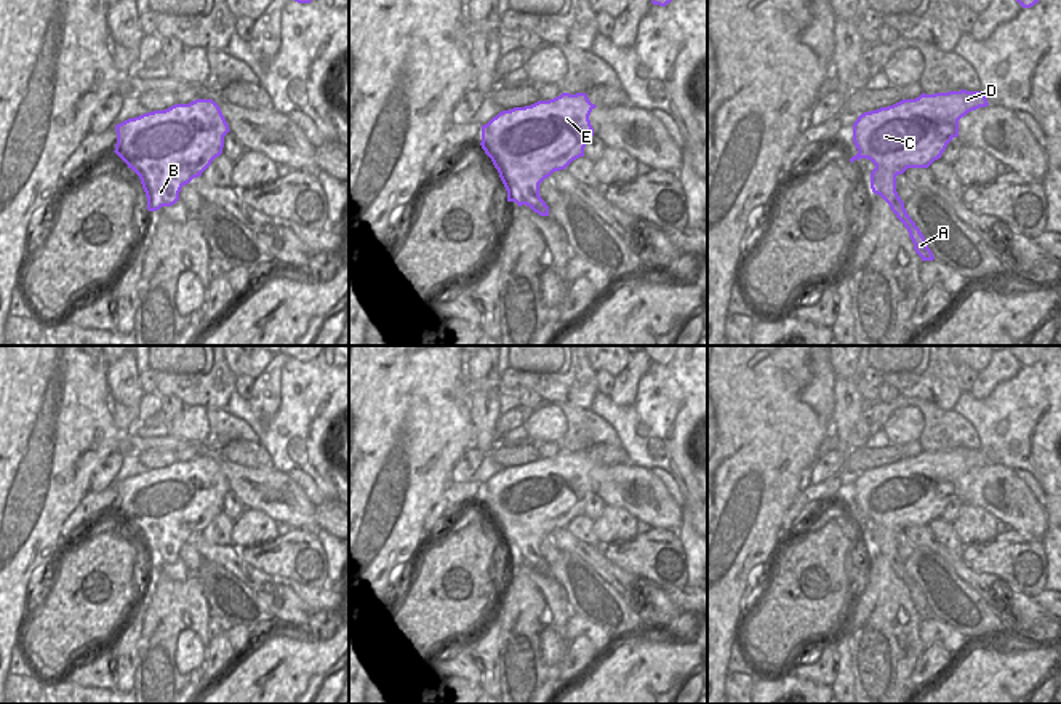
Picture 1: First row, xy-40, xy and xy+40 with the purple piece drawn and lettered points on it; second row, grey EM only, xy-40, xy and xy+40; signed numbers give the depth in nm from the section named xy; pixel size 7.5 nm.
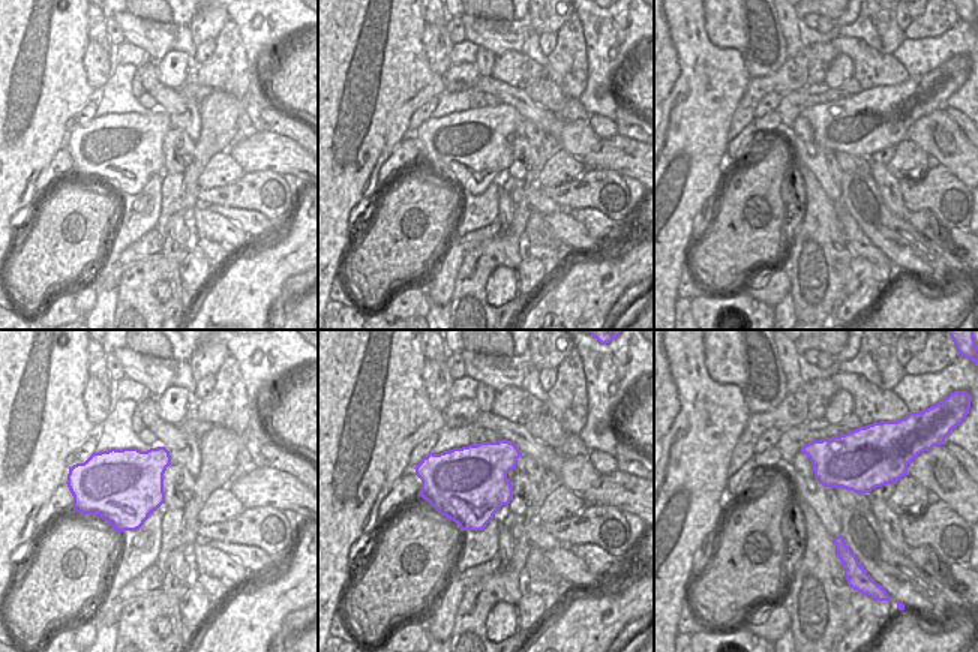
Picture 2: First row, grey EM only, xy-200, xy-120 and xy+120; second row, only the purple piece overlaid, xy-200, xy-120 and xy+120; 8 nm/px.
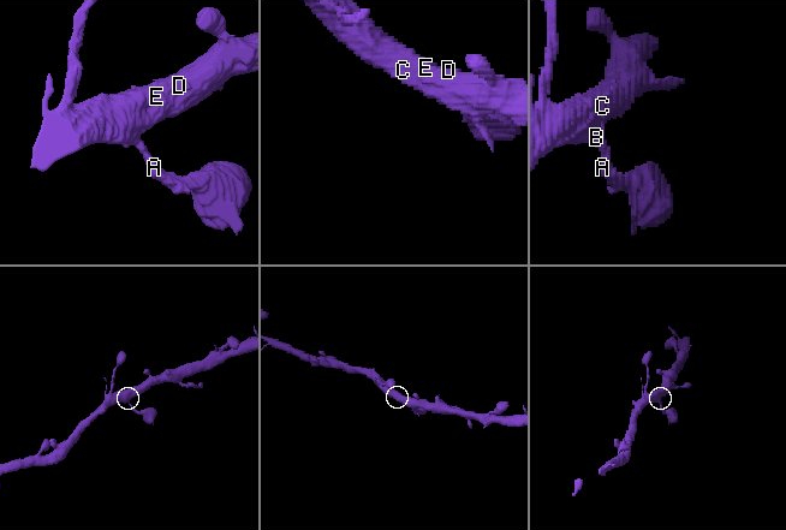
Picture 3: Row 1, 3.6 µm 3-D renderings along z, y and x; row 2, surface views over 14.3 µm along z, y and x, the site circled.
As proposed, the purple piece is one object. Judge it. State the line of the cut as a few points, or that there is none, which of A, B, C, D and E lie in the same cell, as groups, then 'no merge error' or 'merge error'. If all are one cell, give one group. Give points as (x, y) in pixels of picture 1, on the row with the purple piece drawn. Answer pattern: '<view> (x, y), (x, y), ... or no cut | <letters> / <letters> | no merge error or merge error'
no cut | A B C D E | no merge error

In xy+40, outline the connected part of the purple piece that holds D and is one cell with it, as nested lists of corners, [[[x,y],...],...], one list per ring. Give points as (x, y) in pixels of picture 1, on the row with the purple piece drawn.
[[[983,91],[922,93],[915,99],[903,99],[893,106],[864,112],[853,123],[853,142],[858,154],[850,162],[867,158],[875,165],[871,173],[871,189],[890,205],[891,211],[904,224],[922,261],[933,261],[935,256],[896,192],[896,176],[907,168],[928,168],[935,160],[941,158],[947,144],[959,136],[959,120],[968,112],[986,106],[989,102]]]

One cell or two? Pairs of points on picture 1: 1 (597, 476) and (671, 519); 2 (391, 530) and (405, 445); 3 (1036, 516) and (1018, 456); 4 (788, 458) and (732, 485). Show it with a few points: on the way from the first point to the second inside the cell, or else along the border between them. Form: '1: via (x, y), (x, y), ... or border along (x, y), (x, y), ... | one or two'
1: via (615, 492), (636, 508), (653, 508) | one
2: via (391, 509), (391, 477), (397, 466) | one
3: border along (989, 463), (999, 463), (1013, 471) | two
4: via (773, 458), (746, 482) | one

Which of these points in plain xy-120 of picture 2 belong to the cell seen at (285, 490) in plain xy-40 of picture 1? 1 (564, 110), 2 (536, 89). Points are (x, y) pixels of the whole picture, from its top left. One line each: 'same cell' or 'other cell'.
1: other cell
2: other cell

